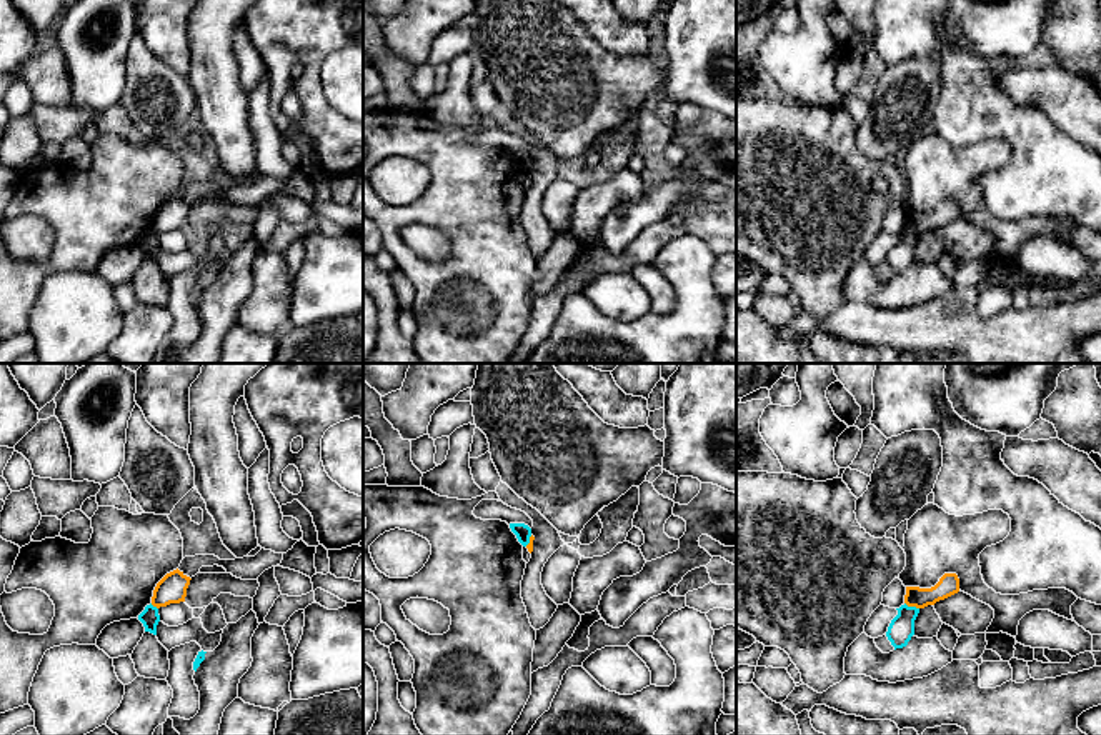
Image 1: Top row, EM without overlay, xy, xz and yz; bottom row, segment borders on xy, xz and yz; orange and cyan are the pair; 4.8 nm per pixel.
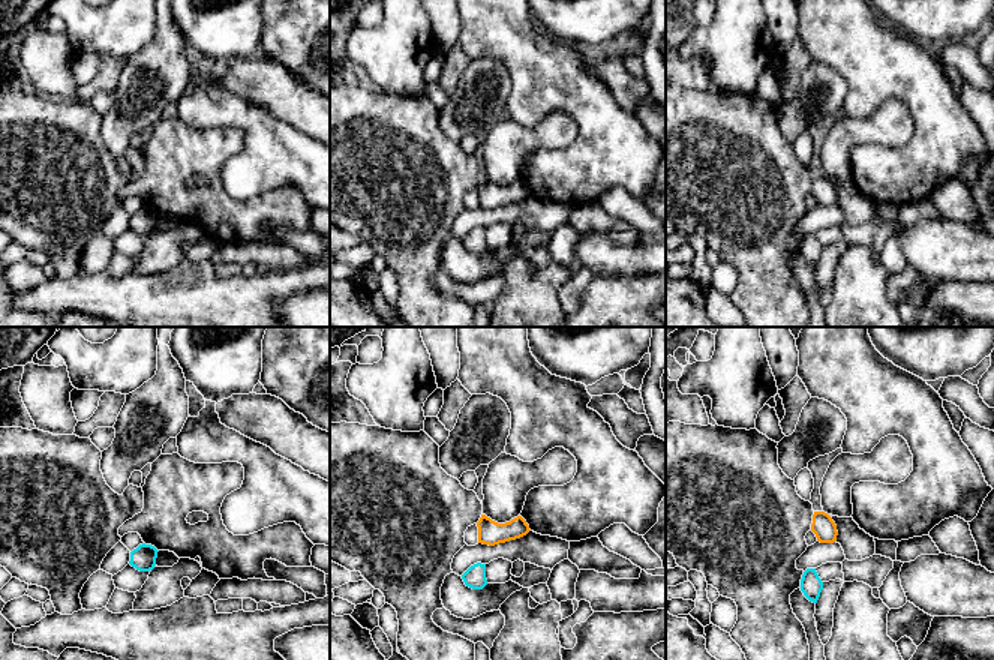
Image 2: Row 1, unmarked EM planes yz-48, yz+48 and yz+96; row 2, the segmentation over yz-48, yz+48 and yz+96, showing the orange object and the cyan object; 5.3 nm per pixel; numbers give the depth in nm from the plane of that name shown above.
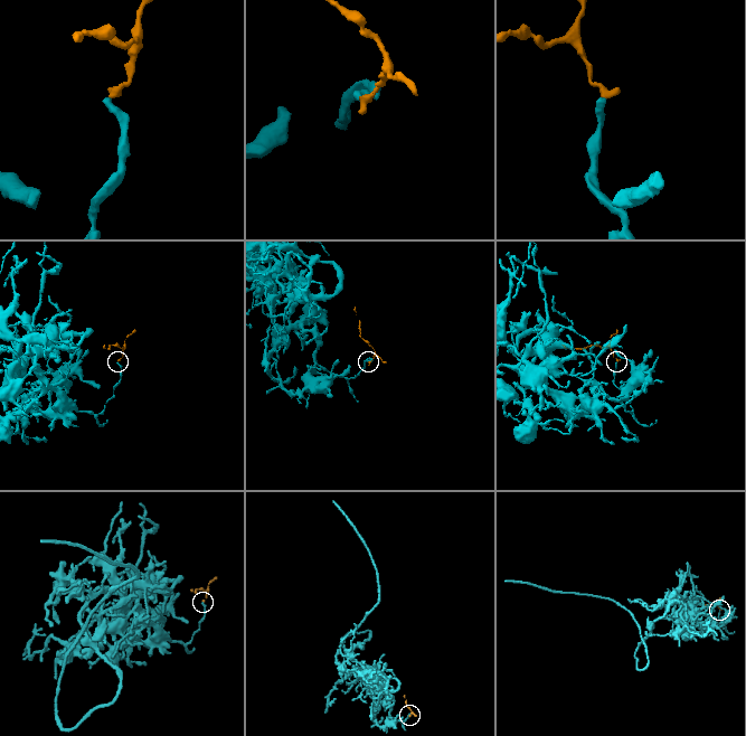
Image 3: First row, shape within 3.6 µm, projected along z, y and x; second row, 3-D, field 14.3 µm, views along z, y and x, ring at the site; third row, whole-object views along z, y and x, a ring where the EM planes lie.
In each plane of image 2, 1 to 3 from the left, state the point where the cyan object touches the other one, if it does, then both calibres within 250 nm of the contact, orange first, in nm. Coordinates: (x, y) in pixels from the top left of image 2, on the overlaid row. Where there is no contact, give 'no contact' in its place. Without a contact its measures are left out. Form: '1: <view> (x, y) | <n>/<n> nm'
1: no contact
2: no contact
3: no contact

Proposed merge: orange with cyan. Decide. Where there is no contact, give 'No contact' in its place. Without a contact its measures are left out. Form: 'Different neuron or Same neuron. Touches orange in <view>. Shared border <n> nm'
Different neuron. Touches orange in yz. Shared border 80 nm

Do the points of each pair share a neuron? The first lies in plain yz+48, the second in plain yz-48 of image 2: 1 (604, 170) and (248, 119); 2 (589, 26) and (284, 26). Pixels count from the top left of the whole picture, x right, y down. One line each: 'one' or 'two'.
1: one
2: two

